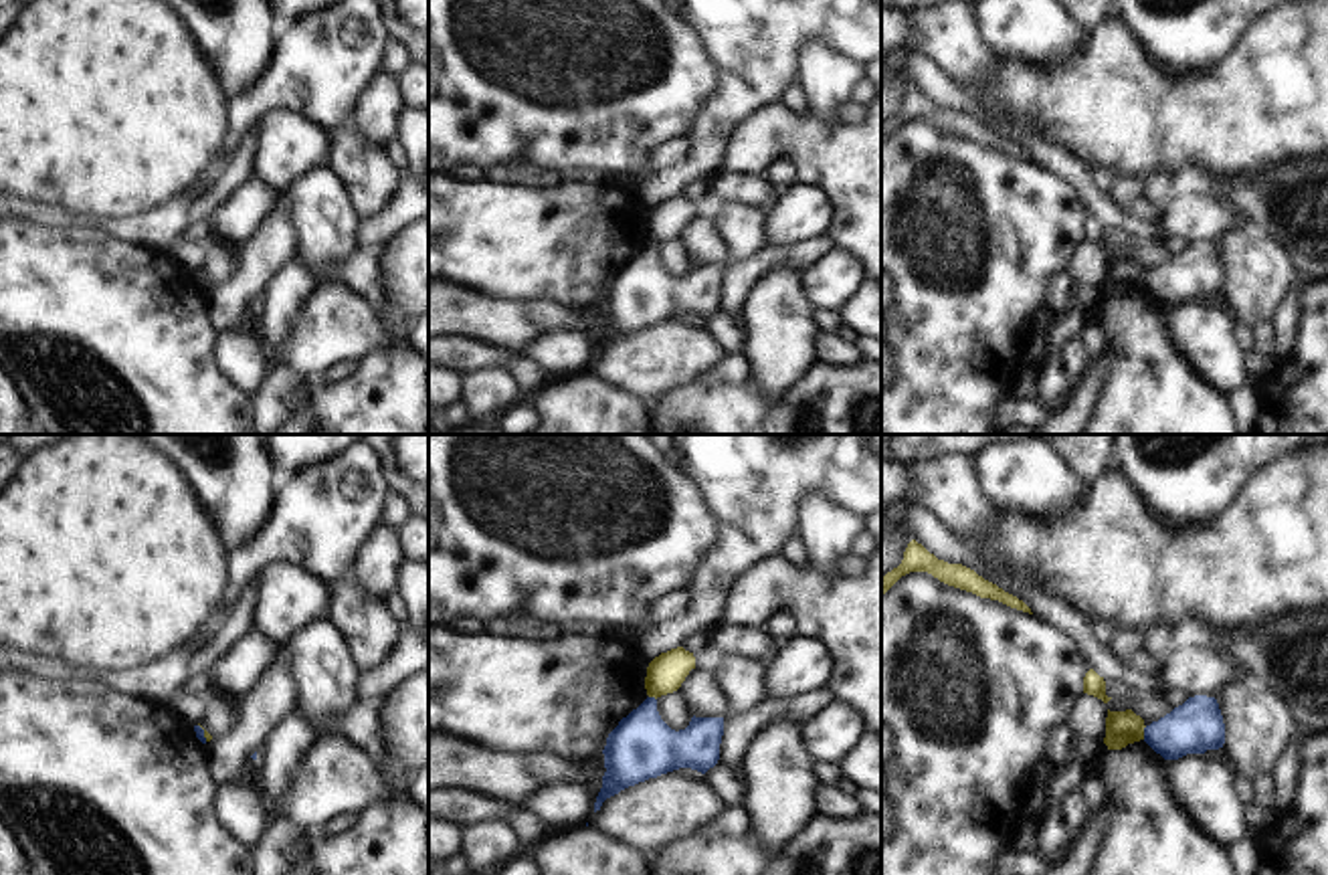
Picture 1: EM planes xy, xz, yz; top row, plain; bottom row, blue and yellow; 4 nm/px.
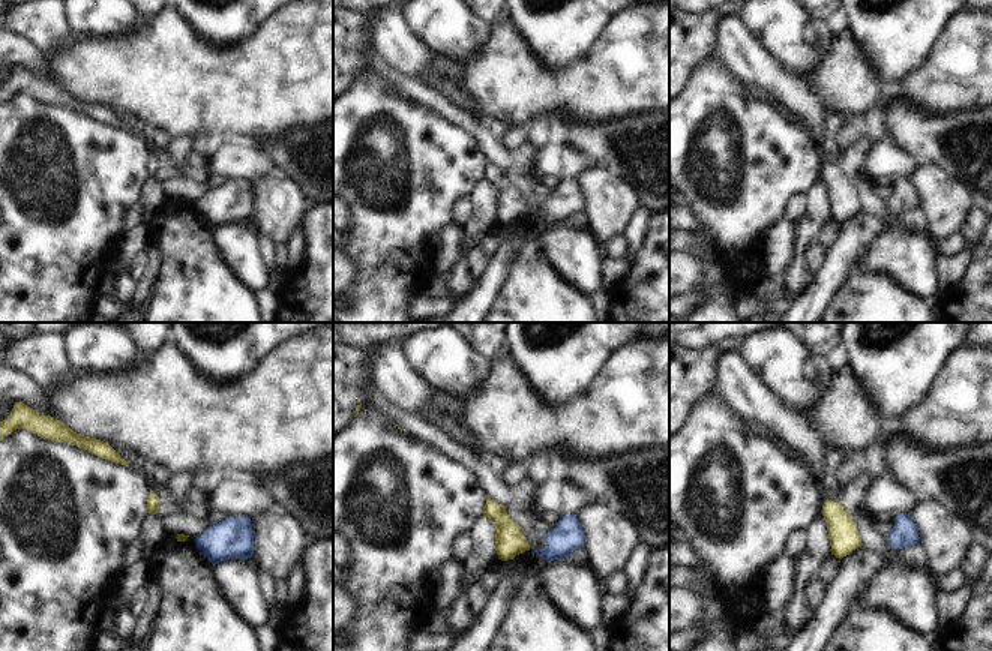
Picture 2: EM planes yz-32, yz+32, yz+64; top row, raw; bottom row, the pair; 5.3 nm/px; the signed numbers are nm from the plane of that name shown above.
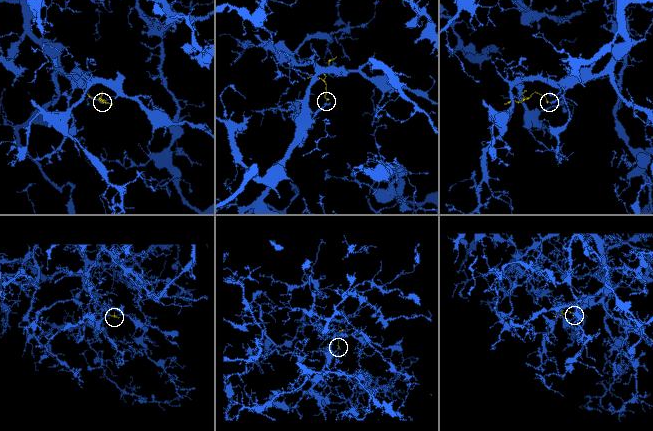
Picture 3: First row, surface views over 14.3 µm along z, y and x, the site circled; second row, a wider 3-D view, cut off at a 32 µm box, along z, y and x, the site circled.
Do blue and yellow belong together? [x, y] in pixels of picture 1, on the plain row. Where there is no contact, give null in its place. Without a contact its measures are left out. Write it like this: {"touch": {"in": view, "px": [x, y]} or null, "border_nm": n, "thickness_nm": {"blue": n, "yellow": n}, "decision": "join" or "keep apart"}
{"touch": {"in": "yz", "px": [1145, 279]}, "border_nm": 60, "thickness_nm": {"blue": 200, "yellow": 140}, "decision": "keep apart"}

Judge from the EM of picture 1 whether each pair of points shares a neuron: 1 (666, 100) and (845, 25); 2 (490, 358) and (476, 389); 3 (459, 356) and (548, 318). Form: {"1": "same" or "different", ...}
{"1": "different", "2": "different", "3": "different"}

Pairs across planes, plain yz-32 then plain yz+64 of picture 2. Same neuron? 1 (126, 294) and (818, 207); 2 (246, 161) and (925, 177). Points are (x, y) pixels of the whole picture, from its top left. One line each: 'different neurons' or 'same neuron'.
1: same neuron
2: different neurons

